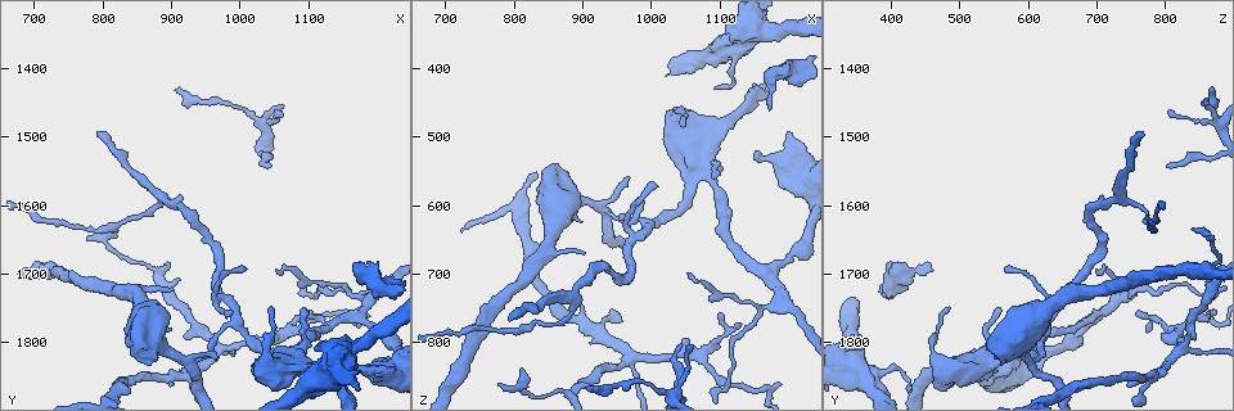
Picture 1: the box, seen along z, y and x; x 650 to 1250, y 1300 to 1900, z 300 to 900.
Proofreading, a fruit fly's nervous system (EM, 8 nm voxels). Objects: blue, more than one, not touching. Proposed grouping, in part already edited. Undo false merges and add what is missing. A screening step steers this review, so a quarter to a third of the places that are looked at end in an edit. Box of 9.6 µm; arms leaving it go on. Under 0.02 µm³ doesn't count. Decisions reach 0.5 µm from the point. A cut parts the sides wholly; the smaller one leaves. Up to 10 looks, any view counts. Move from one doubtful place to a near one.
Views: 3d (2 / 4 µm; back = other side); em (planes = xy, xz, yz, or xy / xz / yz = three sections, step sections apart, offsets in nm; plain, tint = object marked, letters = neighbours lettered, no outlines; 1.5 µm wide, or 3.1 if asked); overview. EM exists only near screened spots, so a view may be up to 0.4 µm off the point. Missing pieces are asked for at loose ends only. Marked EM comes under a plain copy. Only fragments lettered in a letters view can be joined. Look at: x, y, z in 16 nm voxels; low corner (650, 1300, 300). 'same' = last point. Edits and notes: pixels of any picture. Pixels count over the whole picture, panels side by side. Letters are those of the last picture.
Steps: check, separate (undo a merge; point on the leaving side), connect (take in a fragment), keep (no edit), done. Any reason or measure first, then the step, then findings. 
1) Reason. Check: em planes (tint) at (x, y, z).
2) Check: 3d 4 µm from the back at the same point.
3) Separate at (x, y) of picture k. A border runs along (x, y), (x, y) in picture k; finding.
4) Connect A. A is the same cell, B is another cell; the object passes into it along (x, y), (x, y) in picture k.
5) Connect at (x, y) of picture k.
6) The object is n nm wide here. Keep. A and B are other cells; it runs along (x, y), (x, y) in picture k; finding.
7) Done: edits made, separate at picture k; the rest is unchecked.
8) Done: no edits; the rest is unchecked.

Thick turns thin. Check: em yz step 4 (letters) at (1155, 1810, 345).

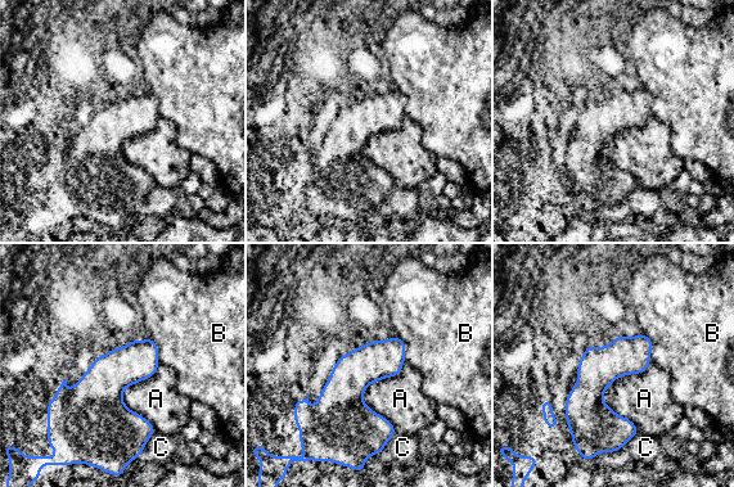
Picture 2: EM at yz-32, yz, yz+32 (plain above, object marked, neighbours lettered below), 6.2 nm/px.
Keep. A, B and C are other cells; it runs along (642, 337), (595, 383), (606, 437) in picture 2; all the same neuron.

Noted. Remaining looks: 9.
Thin arm on a thick one. Check: em planes (letters) at (1070, 1820, 550).

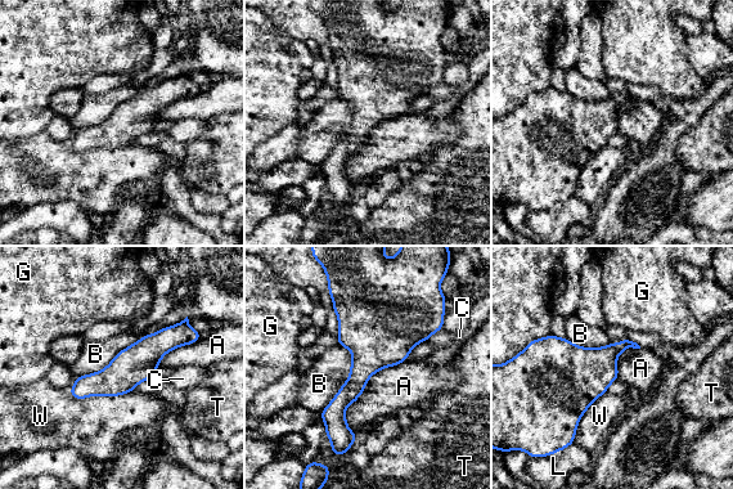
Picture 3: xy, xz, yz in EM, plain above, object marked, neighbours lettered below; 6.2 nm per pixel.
Keep. A, B, C, G, L, T and W are other cells; a border runs along (144, 333), (102, 368), (75, 378) in picture 3; all the same neuron.

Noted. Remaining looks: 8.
Abrupt turn. Check: em xy step 4 (tint) at (930, 1610, 690).

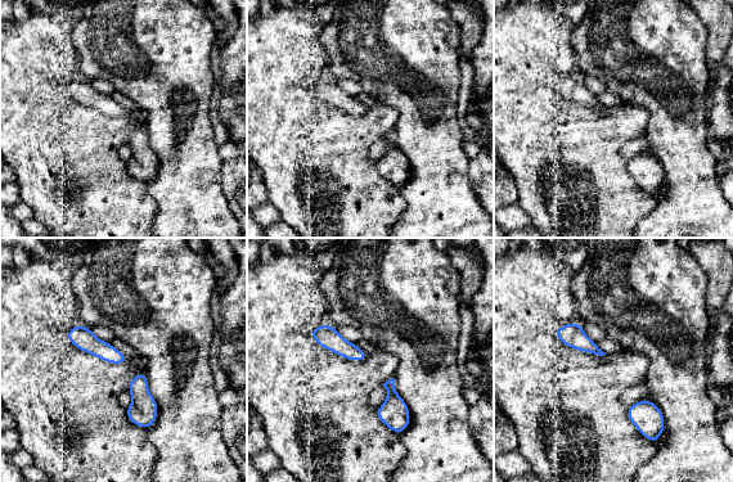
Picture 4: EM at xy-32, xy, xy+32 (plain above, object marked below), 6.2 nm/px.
Cut it another way. Check: em planes (letters) at the same point.

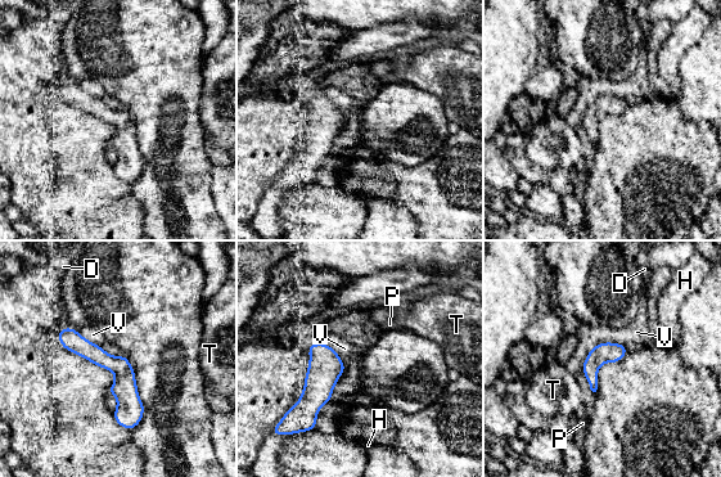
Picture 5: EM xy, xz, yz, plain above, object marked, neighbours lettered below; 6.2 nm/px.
Keep. D, H, P, T and V are other cells; a border runs along (625, 345), (596, 343), (581, 368) in picture 5; continuous, no second neuron.

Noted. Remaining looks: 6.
Thick turns thin. Check: em planes (letters) at (930, 1825, 610).

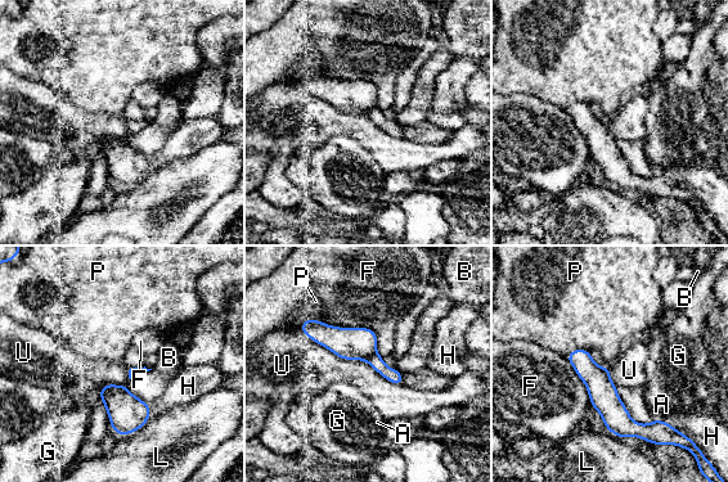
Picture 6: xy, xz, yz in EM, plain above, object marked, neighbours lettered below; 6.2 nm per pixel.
Separate at (349, 343) of picture 6. A, B, F, G, H, L, P and U are other cells; the part that leaves runs along (571, 356), (632, 428), (665, 427) in picture 6; a second neuron is stuck on.

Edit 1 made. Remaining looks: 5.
Done: edits made, separate at picture 6; the rest is unchecked.

